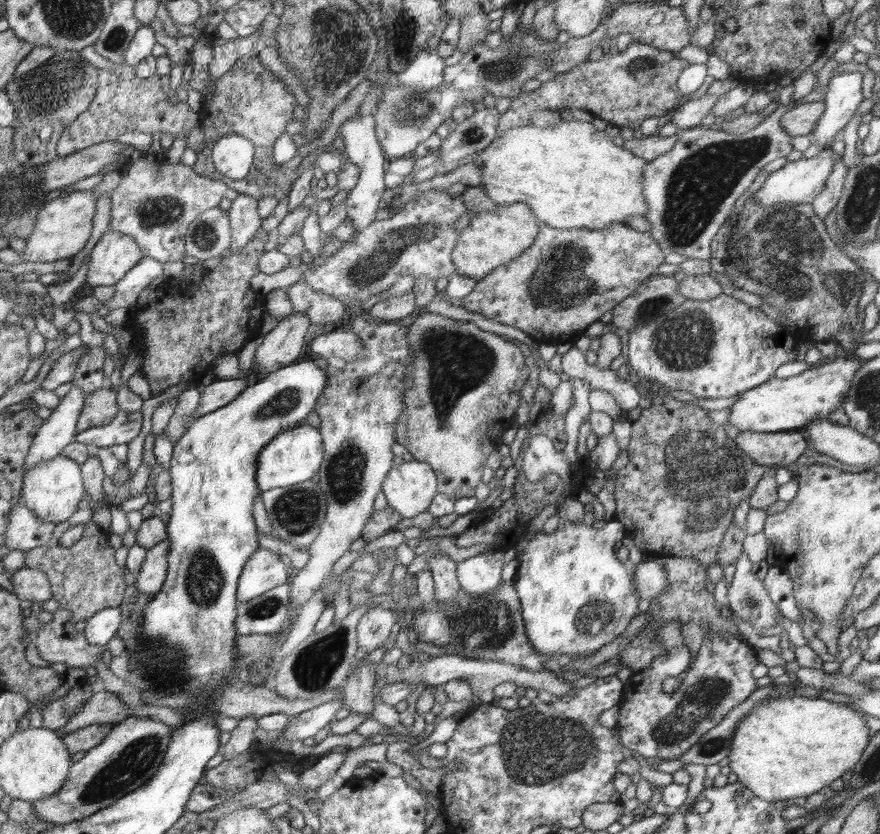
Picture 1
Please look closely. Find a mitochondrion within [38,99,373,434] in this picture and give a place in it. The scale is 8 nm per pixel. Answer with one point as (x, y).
(158, 211)

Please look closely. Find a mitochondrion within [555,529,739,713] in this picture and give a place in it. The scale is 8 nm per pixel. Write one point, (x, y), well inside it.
(599, 614)

